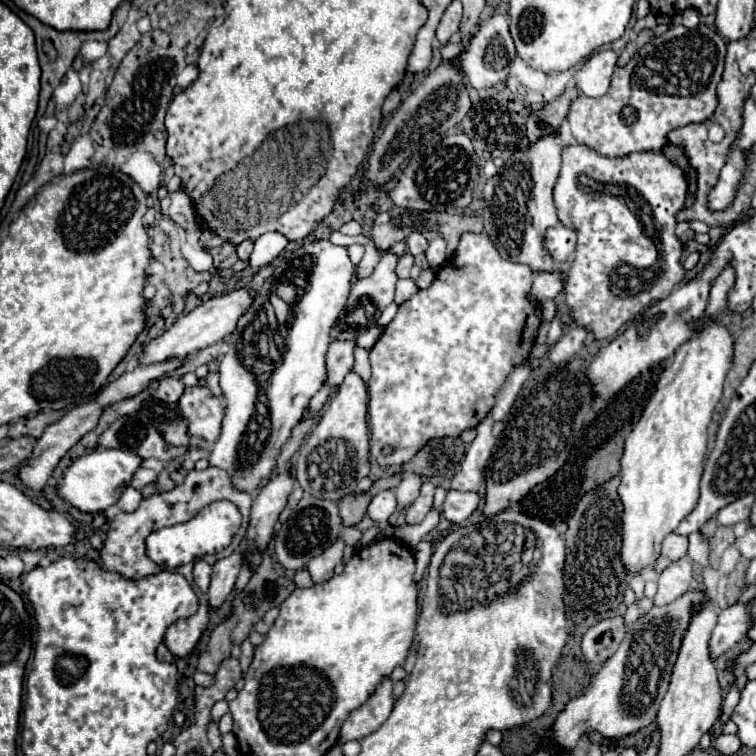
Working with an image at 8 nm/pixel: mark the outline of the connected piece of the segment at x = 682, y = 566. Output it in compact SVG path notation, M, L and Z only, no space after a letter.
M681 557L667 569L663 569L657 577L659 589L653 599L653 605L661 607L673 603L677 597L687 593L693 587L693 563L689 557Z

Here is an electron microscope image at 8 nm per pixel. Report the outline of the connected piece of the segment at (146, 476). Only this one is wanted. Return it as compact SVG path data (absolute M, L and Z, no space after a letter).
M137 469L137 473L135 473L133 479L131 479L131 485L133 485L135 489L141 489L143 485L155 481L155 477L157 477L157 471L153 471L153 469Z

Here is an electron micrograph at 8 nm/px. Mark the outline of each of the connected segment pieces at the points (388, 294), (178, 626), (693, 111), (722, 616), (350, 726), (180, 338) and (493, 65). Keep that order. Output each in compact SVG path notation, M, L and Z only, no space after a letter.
M393 253L385 255L385 257L379 261L379 265L375 267L373 275L369 275L369 277L359 279L359 281L353 283L351 295L349 295L349 299L347 299L347 305L345 305L341 317L337 317L337 321L335 321L335 327L333 327L333 333L331 333L333 341L351 341L351 339L355 339L357 335L361 335L361 333L369 331L371 327L375 327L381 311L393 301L395 283L397 283L397 275L395 275L397 259L399 259L399 257L393 255Z
M197 593L201 603L199 603L199 611L193 617L187 619L177 619L173 625L167 627L165 631L165 645L167 649L177 655L177 657L185 657L187 653L193 651L193 647L197 645L199 637L203 635L203 631L207 629L207 619L209 619L209 605L203 593Z
M707 25L685 29L669 27L667 33L645 43L625 65L617 67L609 91L599 97L577 97L569 109L569 125L579 145L603 157L623 157L633 151L661 151L665 135L687 123L709 119L717 107L717 85L723 73L725 43Z
M735 603L719 613L719 623L713 629L709 649L711 657L717 659L721 653L731 649L749 631L749 605Z
M383 677L381 683L377 685L377 689L369 695L369 699L365 701L365 705L361 705L359 709L355 709L347 721L341 727L341 737L339 741L351 741L351 739L363 739L365 735L377 731L389 717L391 709L393 709L393 679L391 677Z
M237 289L233 293L227 295L219 295L219 297L211 297L207 303L201 303L199 307L195 307L193 311L177 317L177 321L165 329L161 335L153 337L139 353L137 353L137 363L139 365L149 365L149 363L161 363L167 361L171 357L179 357L185 359L191 353L197 353L199 349L205 349L209 345L213 345L215 341L227 337L229 333L233 333L237 319L247 311L249 303L251 303L251 293L255 291L245 291L245 289Z
M495 11L493 17L485 19L477 31L467 41L463 53L457 57L457 69L465 75L467 83L475 89L493 87L497 83L503 83L509 73L509 65L515 59L515 45L509 35L509 23L507 17L501 11Z

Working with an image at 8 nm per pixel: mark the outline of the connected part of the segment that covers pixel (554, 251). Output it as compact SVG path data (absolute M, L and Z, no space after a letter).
M565 225L549 227L545 231L545 247L555 261L567 261L575 251L575 245L577 245L577 235L573 233L573 229Z

